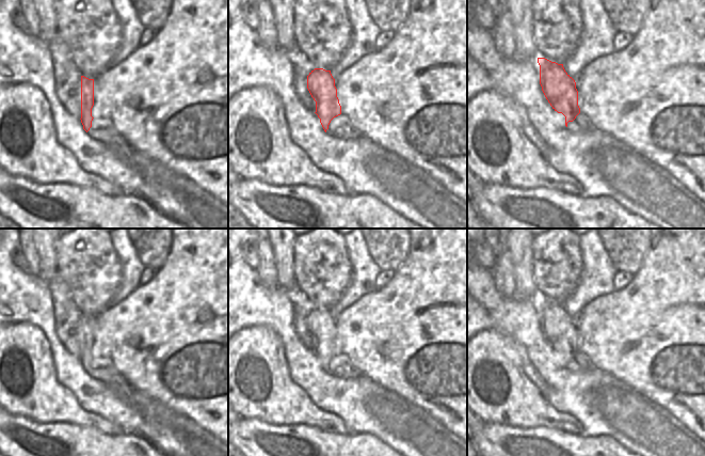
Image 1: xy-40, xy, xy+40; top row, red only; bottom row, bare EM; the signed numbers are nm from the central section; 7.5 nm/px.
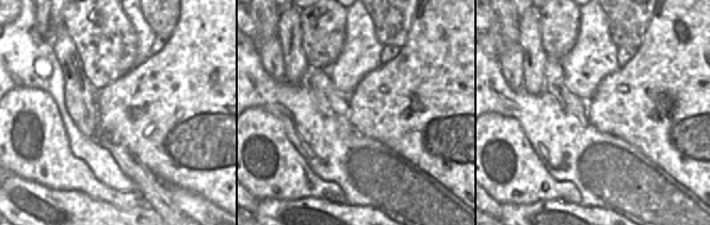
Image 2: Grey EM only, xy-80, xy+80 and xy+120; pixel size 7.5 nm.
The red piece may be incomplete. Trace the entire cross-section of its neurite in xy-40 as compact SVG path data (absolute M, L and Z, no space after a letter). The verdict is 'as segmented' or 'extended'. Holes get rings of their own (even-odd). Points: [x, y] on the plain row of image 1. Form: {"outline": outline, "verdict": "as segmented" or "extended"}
{"outline": "M81 315L81 362L83 368L93 378L103 382L115 393L127 397L132 388L124 376L113 366L110 359L106 357L93 357L94 345L94 318Z", "verdict": "extended"}

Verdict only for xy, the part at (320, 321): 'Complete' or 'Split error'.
Split error.

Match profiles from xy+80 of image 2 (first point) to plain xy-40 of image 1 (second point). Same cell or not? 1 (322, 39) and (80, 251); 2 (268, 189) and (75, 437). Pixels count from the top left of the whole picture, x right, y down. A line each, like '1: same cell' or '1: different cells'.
1: same cell
2: different cells

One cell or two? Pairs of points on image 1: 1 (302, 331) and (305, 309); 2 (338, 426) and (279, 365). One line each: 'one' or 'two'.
1: one
2: one

